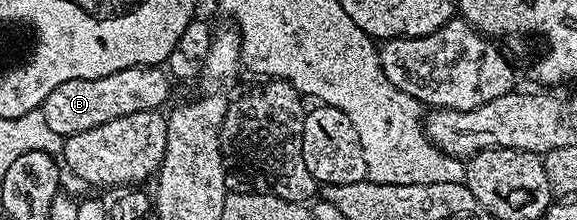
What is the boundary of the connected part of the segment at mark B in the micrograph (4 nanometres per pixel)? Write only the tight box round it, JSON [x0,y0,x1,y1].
[39,66,171,137]

